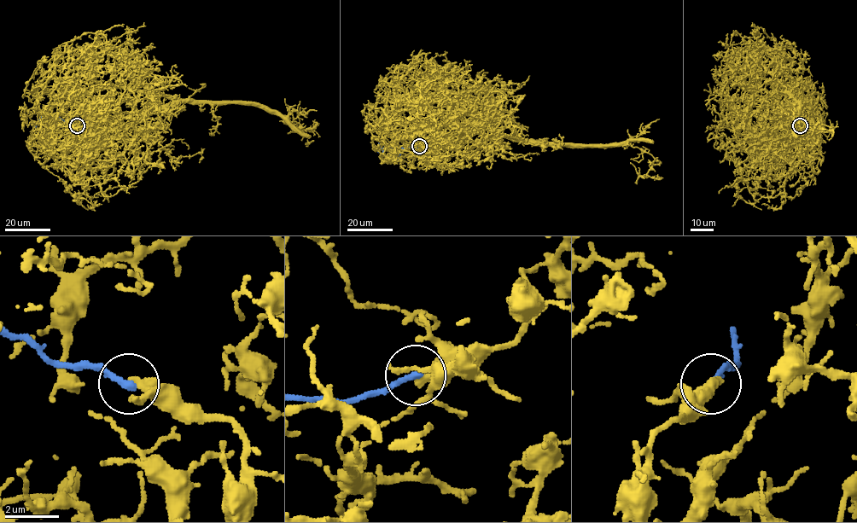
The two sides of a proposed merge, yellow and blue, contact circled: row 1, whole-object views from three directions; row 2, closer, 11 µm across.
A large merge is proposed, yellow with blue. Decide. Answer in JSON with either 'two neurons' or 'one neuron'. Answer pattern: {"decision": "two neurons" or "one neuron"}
{"decision": "two neurons"}

